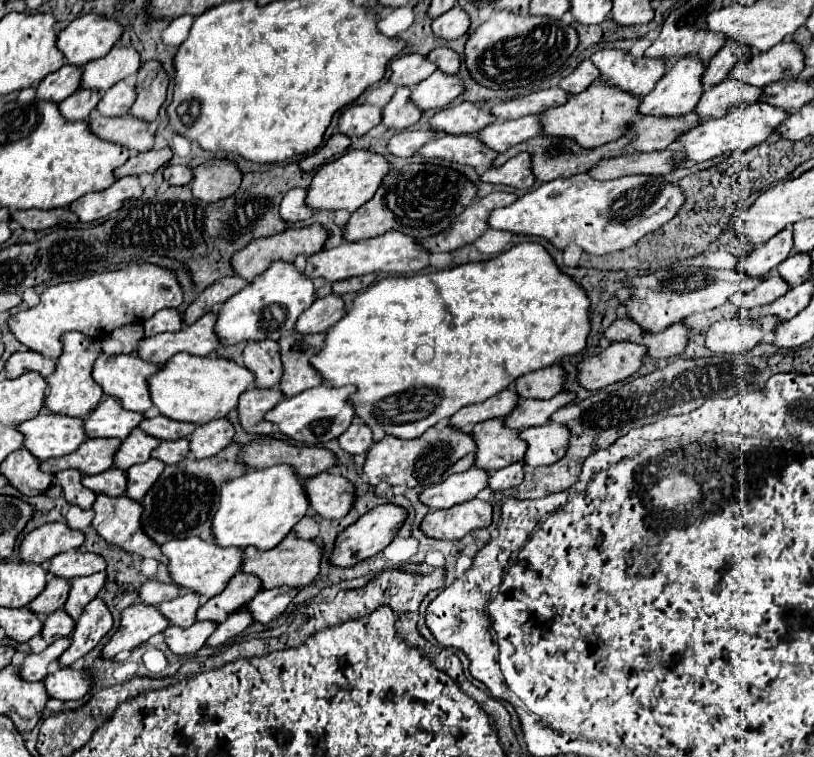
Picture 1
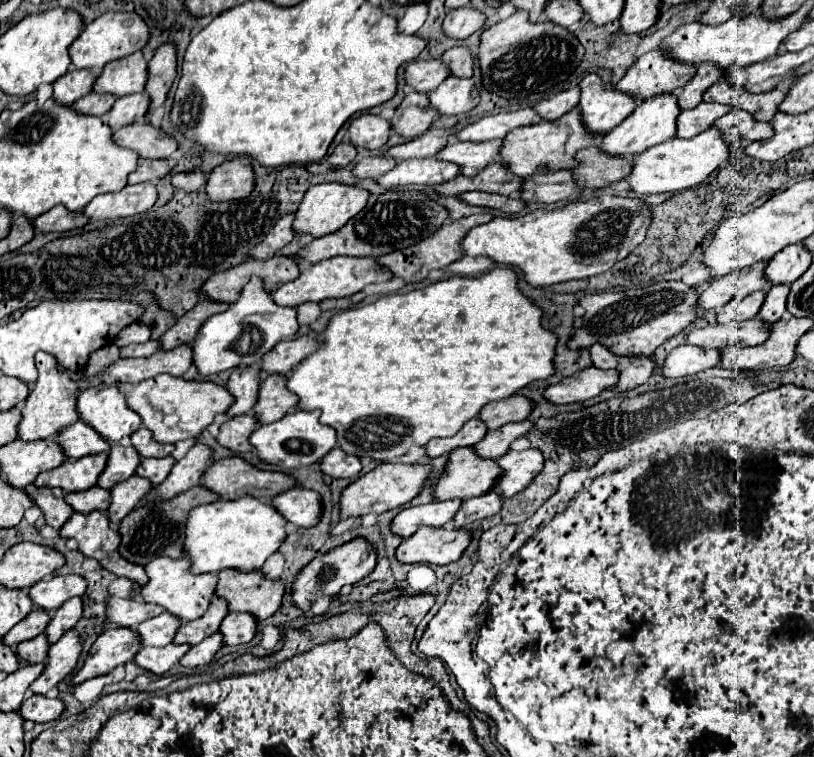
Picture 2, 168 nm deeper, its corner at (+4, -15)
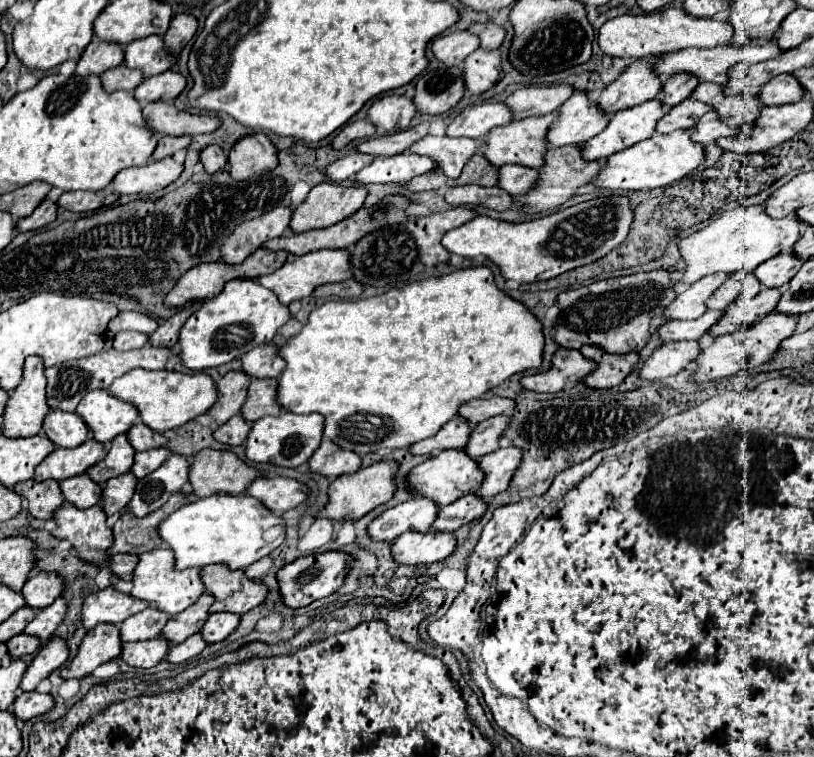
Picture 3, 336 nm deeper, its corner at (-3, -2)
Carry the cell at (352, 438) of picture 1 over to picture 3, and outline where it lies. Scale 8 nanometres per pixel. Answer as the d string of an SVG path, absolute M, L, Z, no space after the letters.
M324 439L318 451L310 457L308 465L310 465L310 471L314 473L322 473L326 477L338 477L338 475L358 471L362 465L362 459L354 451L346 451L338 447L334 441Z

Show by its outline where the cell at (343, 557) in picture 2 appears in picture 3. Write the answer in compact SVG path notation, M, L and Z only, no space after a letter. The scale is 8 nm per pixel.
M324 551L320 555L308 555L308 557L300 557L288 565L284 565L278 573L278 583L280 583L280 593L284 597L284 603L288 607L302 607L308 605L316 599L328 597L330 593L334 593L336 589L342 587L346 575L352 569L354 559L344 553L344 551Z

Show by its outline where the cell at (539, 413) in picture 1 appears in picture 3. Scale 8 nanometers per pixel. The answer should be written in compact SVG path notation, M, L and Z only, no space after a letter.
M498 415L498 417L486 419L486 421L478 423L478 425L474 425L470 441L466 445L468 455L472 455L474 459L480 459L480 457L496 451L502 433L510 425L510 419L512 417L508 417L508 415Z

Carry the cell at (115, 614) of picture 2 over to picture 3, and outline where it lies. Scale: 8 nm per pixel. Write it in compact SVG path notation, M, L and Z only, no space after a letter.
M108 587L84 599L82 623L86 629L92 629L98 623L122 623L124 619L146 607L150 607L150 603Z

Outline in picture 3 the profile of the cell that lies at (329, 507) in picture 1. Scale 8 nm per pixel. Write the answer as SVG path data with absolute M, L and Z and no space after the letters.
M260 477L248 487L248 493L260 499L276 515L282 515L308 499L302 491L302 483L290 477Z

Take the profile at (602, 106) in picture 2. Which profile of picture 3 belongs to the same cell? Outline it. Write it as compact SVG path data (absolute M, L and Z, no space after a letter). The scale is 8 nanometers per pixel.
M574 91L574 95L560 107L560 115L546 141L552 147L584 143L602 133L608 121L608 115L602 113L596 101L588 99L586 91Z

